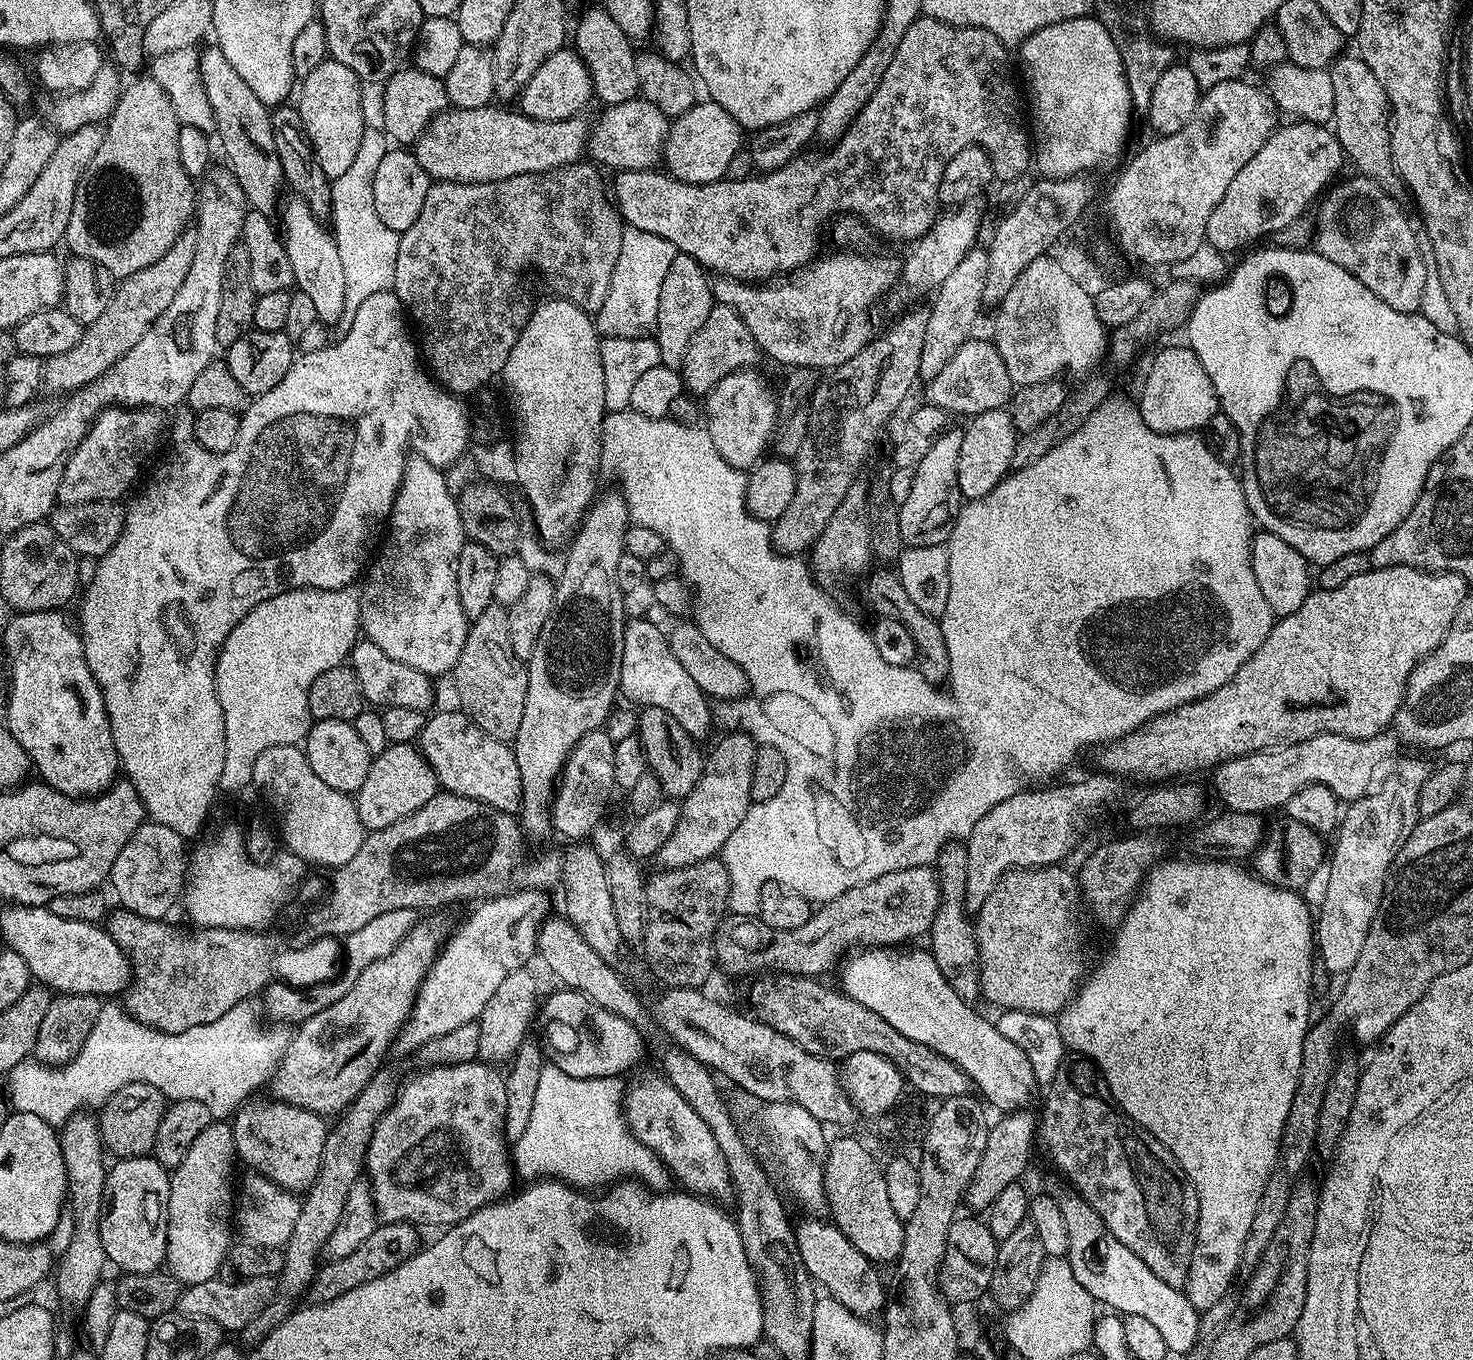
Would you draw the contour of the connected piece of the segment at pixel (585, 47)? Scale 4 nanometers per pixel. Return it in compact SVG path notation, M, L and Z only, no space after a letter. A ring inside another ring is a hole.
M593 6L589 12L584 12L580 16L580 21L575 21L574 36L576 32L576 44L574 43L574 51L582 58L582 62L588 68L588 72L592 75L592 91L597 101L601 100L604 106L613 104L621 104L622 102L630 102L640 96L640 83L638 82L638 66L636 65L637 49L632 49L629 33L622 30L622 26L618 22L614 22L614 18L610 18L610 14L606 14L604 9L599 6Z

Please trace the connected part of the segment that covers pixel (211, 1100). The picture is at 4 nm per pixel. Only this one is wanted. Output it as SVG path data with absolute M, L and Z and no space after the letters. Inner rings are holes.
M244 1000L238 1006L234 1006L234 1010L222 1014L218 1022L206 1022L202 1026L194 1026L190 1030L181 1032L163 1032L135 1020L123 1003L105 1003L94 1022L94 1030L90 1030L90 1038L86 1038L82 1050L69 1064L53 1066L39 1062L25 1062L19 1064L10 1073L7 1080L8 1092L12 1095L11 1107L18 1112L38 1114L38 1118L42 1118L42 1122L47 1124L63 1126L73 1116L85 1110L103 1108L110 1097L118 1094L118 1090L122 1090L122 1086L130 1086L134 1082L146 1082L157 1088L169 1101L202 1102L202 1106L210 1110L213 1121L227 1121L236 1109L255 1093L252 1091L259 1084L267 1085L271 1081L280 1059L288 1049L289 1033L283 1027L265 1022L258 1008L256 1013L254 1005L252 1000Z

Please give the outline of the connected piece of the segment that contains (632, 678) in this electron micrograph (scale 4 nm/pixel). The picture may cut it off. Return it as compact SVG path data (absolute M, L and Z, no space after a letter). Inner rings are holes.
M632 620L626 624L626 655L620 662L620 692L628 700L640 704L641 709L657 708L666 710L674 718L678 718L678 726L686 730L698 742L714 728L714 708L709 697L686 674L686 666L678 662L672 652L669 637L652 620Z

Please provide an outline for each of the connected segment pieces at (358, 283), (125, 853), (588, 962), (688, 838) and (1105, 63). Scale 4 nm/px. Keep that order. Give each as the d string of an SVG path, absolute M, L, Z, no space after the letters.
M365 127L362 134L362 146L358 146L358 155L354 163L346 169L342 178L331 181L332 185L332 215L330 217L330 231L336 237L338 254L342 261L342 271L346 278L346 309L349 313L356 313L358 306L370 298L370 294L389 291L394 282L394 262L398 262L398 242L400 233L390 230L382 218L378 218L378 210L374 210L374 173L382 158L386 158L390 141L379 127Z
M145 822L132 835L130 842L122 846L122 854L114 858L110 885L127 911L147 920L164 920L167 912L181 903L190 867L186 852L184 856L184 844L185 837L170 830L170 826Z
M549 918L545 920L540 926L540 937L536 940L536 947L539 959L544 959L545 966L564 983L561 985L565 989L581 992L586 998L590 998L593 1004L610 1010L610 1014L618 1014L618 1018L626 1018L626 1022L630 1022L635 1028L644 1030L647 1029L647 1024L653 1023L649 1005L640 1001L641 993L628 980L612 970L606 962L602 962L602 958L590 948L589 943L568 919L559 918L559 920L555 920L555 918Z
M734 730L729 734L724 734L724 737L713 746L712 753L710 751L707 753L704 761L704 774L696 789L688 796L683 797L678 826L674 834L662 846L660 853L658 853L658 860L664 863L661 865L665 869L685 868L703 860L713 859L719 853L716 851L720 847L723 849L727 845L730 834L738 826L738 822L742 822L742 818L749 815L754 804L752 799L752 779L754 778L757 747L756 741L751 736L747 736L745 732Z
M1092 14L1070 18L1030 34L1019 45L1018 52L1020 64L1024 67L1024 80L1028 83L1028 96L1032 99L1030 128L1034 133L1034 164L1040 167L1039 175L1059 178L1088 174L1103 160L1118 155L1128 136L1134 109L1122 58L1110 30L1106 30L1106 26L1102 26L1102 22Z

